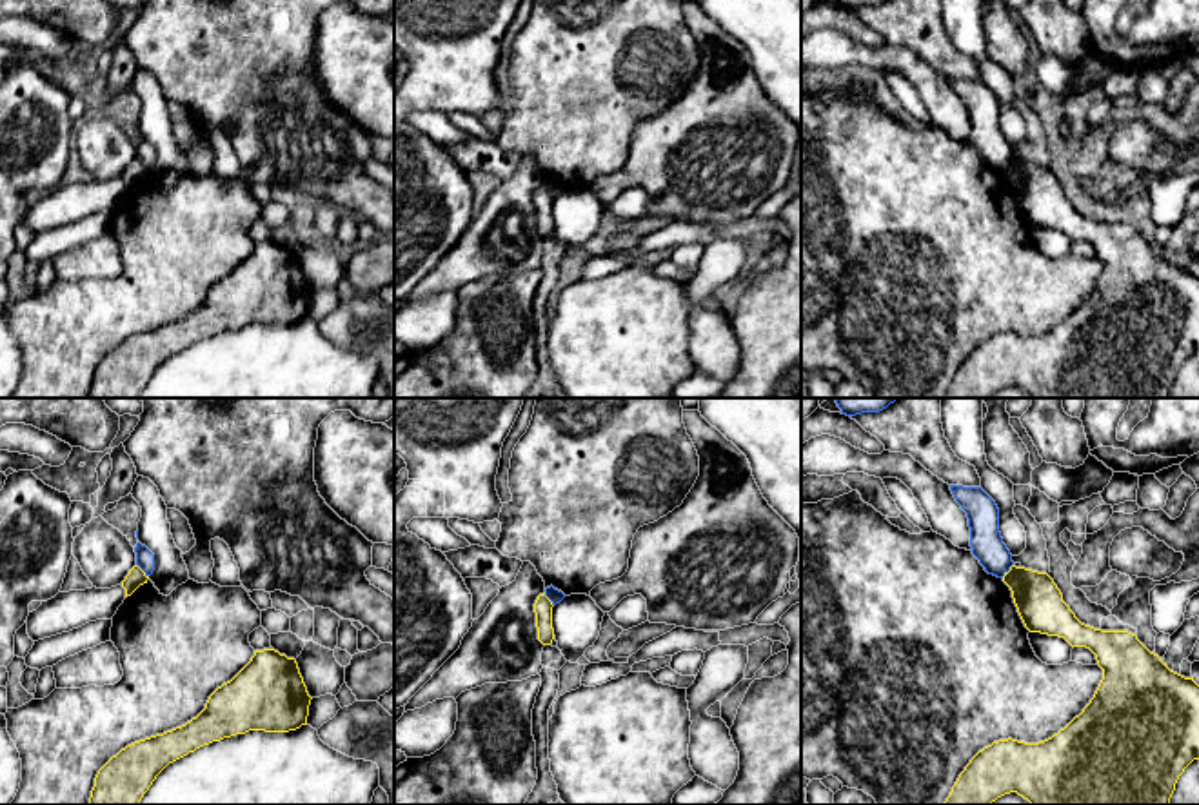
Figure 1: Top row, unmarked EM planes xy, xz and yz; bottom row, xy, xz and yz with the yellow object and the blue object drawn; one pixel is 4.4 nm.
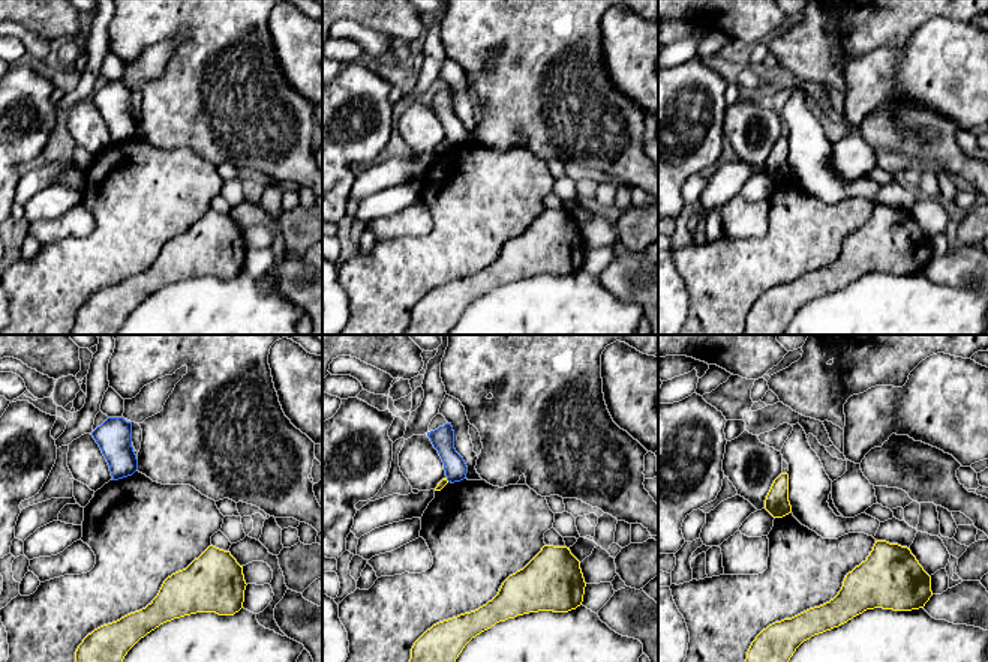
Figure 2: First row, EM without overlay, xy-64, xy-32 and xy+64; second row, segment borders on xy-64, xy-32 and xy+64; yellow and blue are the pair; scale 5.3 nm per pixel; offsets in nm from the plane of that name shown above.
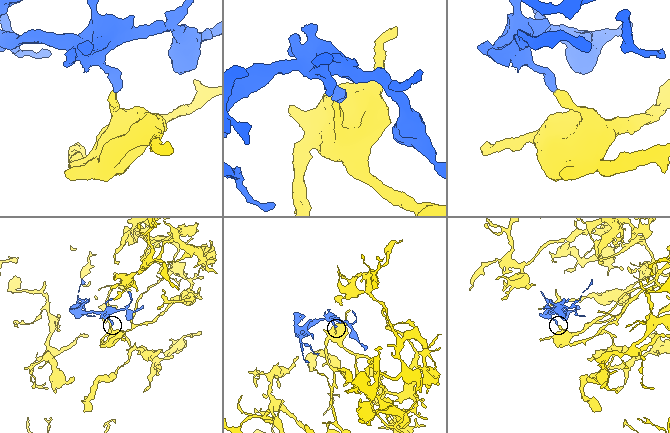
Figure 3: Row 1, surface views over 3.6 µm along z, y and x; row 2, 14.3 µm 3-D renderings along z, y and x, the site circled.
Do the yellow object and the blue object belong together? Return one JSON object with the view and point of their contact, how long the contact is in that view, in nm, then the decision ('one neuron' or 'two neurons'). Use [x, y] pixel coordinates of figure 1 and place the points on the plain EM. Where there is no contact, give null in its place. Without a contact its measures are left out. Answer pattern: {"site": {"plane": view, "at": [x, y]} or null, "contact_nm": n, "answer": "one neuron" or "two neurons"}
{"site": {"plane": "yz", "at": [1009, 164]}, "contact_nm": 80, "answer": "two neurons"}

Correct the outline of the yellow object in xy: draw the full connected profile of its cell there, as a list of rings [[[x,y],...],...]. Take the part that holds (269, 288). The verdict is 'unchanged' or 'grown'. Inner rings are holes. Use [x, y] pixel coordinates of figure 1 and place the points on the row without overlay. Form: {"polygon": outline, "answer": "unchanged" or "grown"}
{"polygon": [[[274,242],[254,243],[251,254],[207,293],[205,302],[182,320],[134,334],[96,367],[87,398],[138,398],[156,369],[196,342],[249,323],[289,325],[307,318],[311,289],[294,251]]], "answer": "unchanged"}

